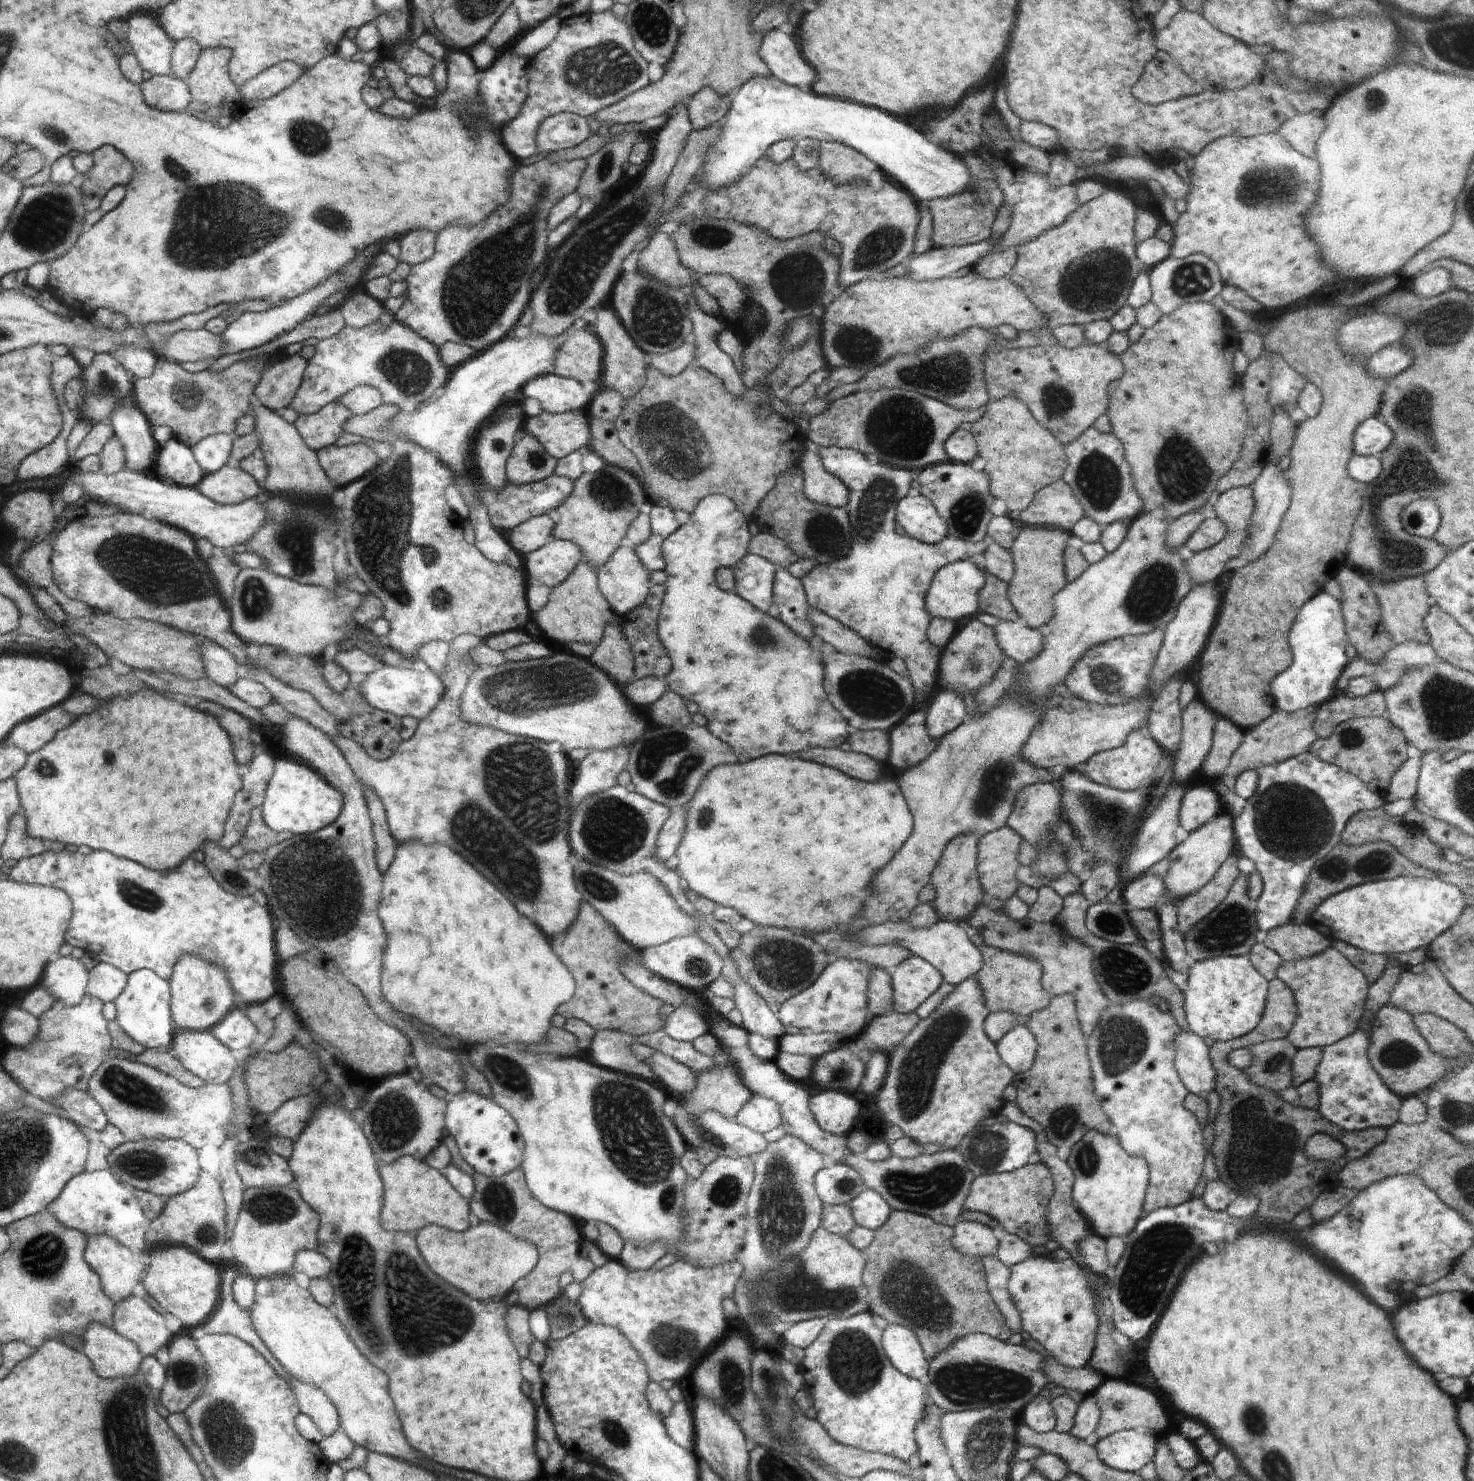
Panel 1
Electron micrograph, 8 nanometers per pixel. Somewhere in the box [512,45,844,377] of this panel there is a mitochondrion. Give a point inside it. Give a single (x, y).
(576, 278)

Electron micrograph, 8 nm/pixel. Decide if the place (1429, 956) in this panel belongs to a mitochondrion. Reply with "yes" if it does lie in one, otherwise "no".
no

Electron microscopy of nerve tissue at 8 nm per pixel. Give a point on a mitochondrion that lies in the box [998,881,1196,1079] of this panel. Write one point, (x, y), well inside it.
(1124, 973)

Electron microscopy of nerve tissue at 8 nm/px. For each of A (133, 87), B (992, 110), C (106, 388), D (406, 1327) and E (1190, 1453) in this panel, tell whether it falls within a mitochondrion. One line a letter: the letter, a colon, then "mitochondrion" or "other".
A: other
B: other
C: mitochondrion
D: mitochondrion
E: other

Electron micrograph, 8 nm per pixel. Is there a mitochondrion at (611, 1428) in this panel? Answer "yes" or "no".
yes

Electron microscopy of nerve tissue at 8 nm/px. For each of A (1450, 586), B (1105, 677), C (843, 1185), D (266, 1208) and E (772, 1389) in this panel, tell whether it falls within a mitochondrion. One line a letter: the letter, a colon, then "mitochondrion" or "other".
A: mitochondrion
B: mitochondrion
C: mitochondrion
D: mitochondrion
E: mitochondrion

